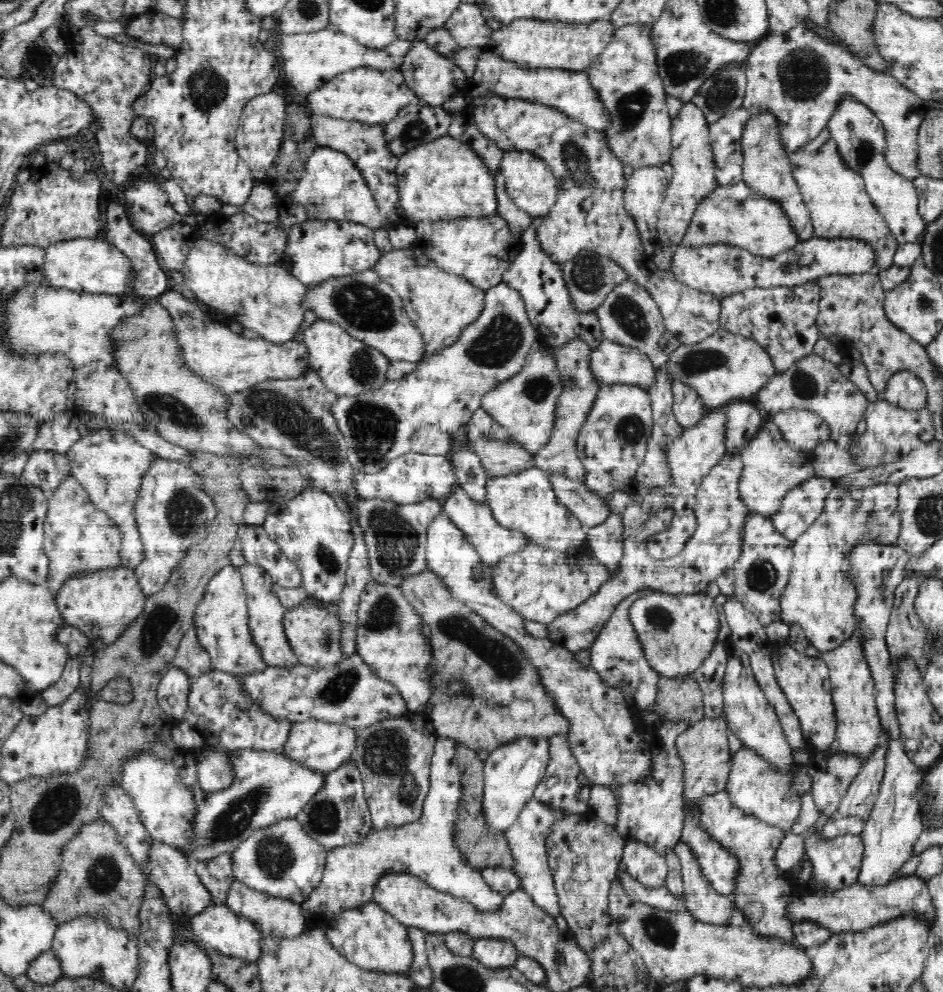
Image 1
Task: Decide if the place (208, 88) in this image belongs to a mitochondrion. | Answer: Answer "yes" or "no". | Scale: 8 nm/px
yes

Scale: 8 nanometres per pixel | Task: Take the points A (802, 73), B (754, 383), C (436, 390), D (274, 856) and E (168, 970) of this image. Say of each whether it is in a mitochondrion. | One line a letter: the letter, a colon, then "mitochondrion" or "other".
A: mitochondrion
B: other
C: other
D: mitochondrion
E: other

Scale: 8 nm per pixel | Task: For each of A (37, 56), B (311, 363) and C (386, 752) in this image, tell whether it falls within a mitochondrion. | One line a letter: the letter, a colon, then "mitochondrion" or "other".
A: other
B: other
C: mitochondrion

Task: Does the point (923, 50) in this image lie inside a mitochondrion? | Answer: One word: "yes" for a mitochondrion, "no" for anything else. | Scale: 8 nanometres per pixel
no

